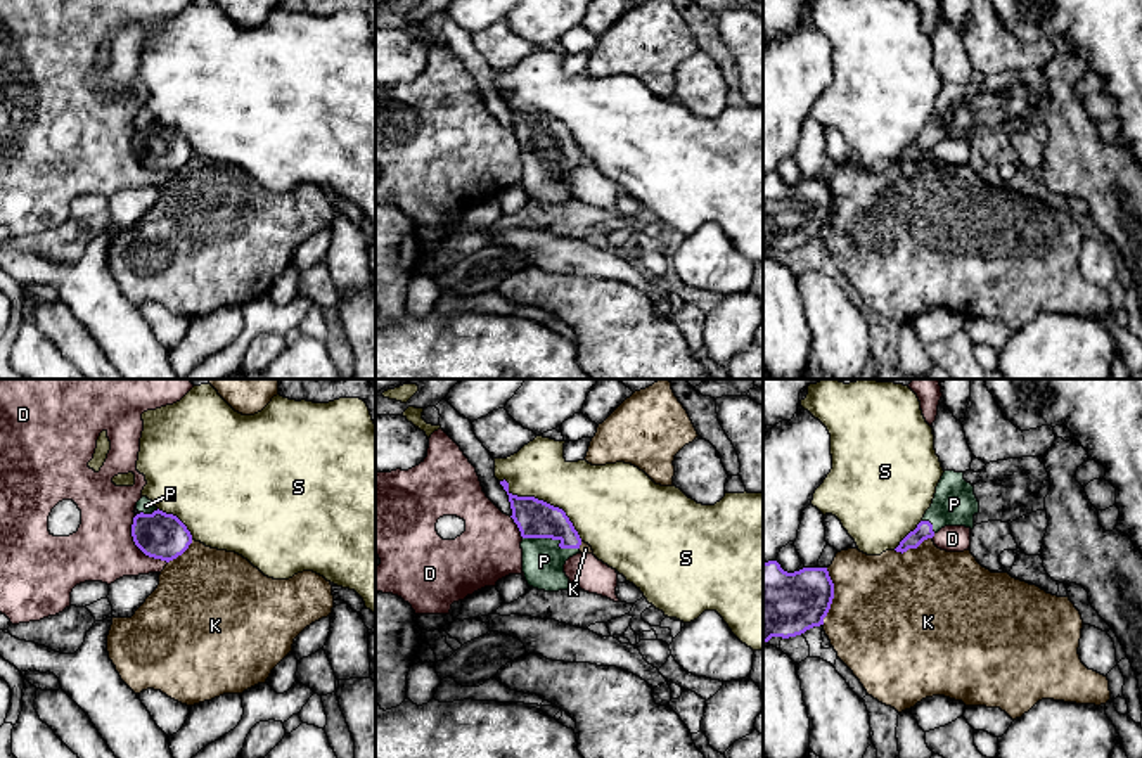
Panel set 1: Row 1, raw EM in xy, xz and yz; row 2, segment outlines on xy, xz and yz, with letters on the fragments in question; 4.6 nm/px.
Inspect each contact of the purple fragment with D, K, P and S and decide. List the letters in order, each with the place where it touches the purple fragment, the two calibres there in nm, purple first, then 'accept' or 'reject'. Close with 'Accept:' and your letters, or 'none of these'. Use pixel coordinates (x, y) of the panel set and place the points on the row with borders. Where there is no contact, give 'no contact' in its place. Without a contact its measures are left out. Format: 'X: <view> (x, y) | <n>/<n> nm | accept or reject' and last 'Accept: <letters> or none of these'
D: xy (137, 546) | 220/300 nm | reject
K: yz (833, 597) | 300/500 nm | reject
P: xz (552, 539) | 180/190 nm | accept
S: xz (542, 501) | 180/320 nm | reject
Accept: P

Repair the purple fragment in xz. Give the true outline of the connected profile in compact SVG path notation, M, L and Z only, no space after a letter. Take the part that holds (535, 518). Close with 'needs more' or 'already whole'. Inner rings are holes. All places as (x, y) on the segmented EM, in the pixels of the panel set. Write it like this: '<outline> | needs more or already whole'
M505 479L500 485L523 536L523 573L528 585L545 592L571 588L564 564L580 554L581 538L566 512L535 497L512 495Z | needs more

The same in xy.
M147 497L137 502L137 511L132 536L145 556L170 562L192 543L187 526L176 516L159 511Z | needs more

